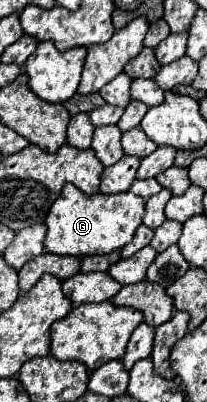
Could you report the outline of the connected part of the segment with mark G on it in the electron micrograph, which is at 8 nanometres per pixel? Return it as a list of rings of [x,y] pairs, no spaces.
[[[66,184],[62,194],[52,204],[46,216],[46,240],[44,250],[58,256],[92,256],[110,254],[120,250],[134,238],[136,228],[144,218],[144,198],[132,192],[122,194],[84,194],[74,184]]]

